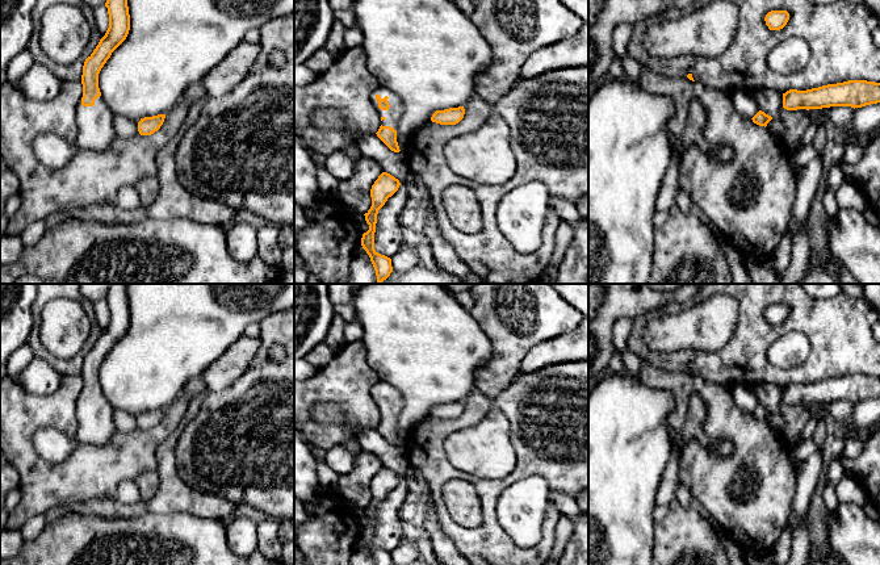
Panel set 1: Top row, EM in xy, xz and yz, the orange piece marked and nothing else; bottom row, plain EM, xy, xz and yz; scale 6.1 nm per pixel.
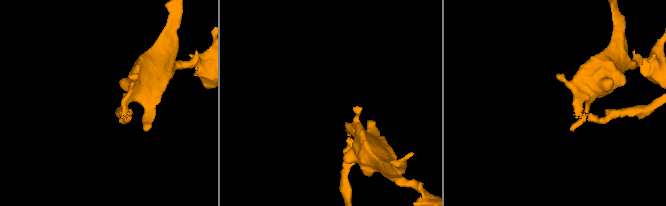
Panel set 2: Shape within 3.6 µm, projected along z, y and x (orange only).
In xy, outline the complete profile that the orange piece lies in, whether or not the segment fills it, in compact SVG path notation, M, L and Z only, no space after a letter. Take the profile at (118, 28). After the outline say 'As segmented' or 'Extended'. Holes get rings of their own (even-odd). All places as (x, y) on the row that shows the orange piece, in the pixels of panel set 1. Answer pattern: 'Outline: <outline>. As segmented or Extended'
Outline: M106 0L109 28L83 66L83 97L76 108L76 145L83 150L105 151L117 135L113 114L99 88L99 74L130 30L127 0Z. Extended

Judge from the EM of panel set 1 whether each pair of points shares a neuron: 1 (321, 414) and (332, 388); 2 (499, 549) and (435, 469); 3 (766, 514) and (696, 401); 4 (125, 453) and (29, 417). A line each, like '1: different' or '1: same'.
1: different
2: same
3: different
4: same

